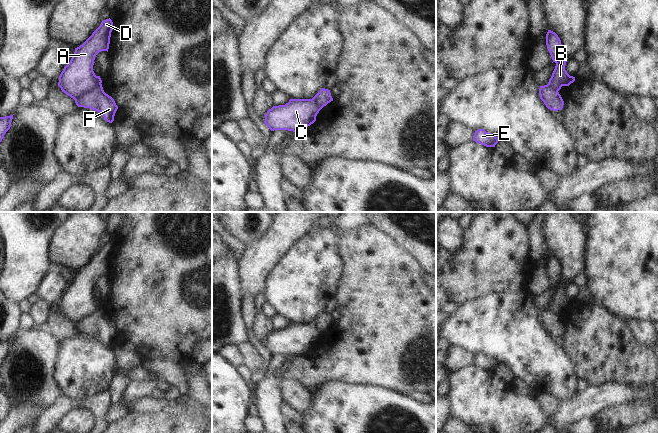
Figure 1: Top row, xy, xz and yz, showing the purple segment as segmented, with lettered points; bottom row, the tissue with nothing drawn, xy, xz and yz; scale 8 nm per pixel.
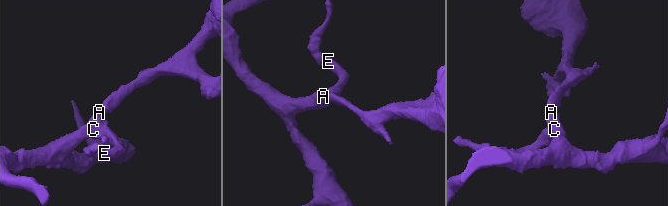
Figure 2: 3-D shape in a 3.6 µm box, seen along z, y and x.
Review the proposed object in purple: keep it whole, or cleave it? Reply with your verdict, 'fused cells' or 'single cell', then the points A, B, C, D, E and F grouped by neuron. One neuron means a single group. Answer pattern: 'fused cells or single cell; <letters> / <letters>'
fused cells; A B C D / E F

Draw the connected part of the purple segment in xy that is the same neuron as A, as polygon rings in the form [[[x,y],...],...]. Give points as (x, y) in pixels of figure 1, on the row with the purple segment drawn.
[[[106,19],[82,45],[75,48],[74,55],[59,76],[58,86],[62,92],[76,99],[102,83],[100,76],[95,75],[93,65],[99,52],[108,52],[112,30],[112,20]]]

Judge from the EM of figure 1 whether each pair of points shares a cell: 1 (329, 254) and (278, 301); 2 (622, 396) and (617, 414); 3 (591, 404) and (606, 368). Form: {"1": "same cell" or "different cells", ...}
{"1": "same cell", "2": "different cells", "3": "different cells"}

